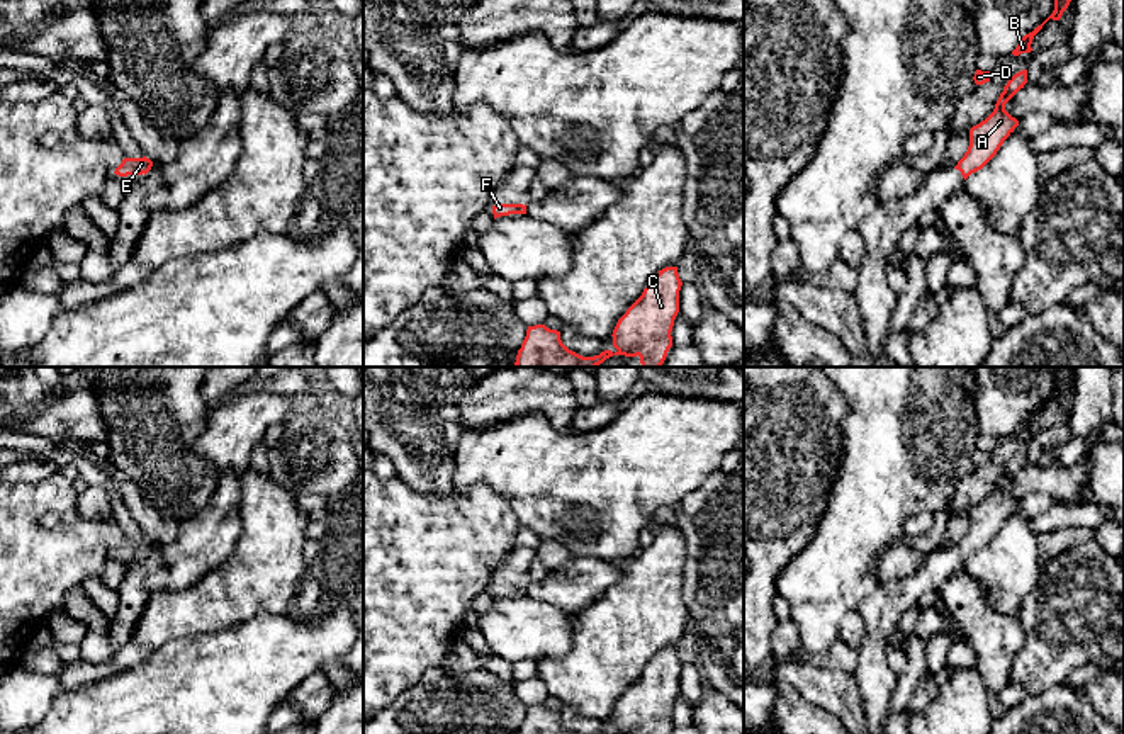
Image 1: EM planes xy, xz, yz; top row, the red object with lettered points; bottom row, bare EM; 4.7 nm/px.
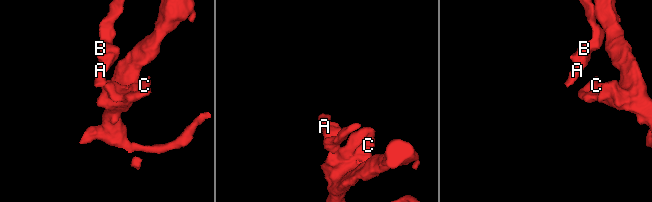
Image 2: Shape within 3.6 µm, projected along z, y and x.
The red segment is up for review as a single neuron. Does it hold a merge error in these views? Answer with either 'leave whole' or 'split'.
leave whole

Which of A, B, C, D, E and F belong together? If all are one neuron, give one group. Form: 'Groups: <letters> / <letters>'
Groups: A B C D E F

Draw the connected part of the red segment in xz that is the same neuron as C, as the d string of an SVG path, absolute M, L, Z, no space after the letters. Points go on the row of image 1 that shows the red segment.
M666 267L643 289L613 330L613 347L594 357L569 350L560 331L545 325L528 326L516 355L516 367L598 367L613 355L640 357L642 367L660 367L672 347L672 326L679 313L677 267Z

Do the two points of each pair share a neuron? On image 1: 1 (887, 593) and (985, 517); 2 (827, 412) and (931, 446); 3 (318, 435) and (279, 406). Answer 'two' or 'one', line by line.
1: one
2: two
3: two

